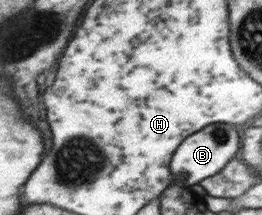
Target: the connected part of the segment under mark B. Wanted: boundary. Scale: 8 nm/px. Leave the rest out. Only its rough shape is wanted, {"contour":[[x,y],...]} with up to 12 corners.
{"contour":[[220,123],[182,141],[174,185],[216,176],[234,157],[238,133]]}

